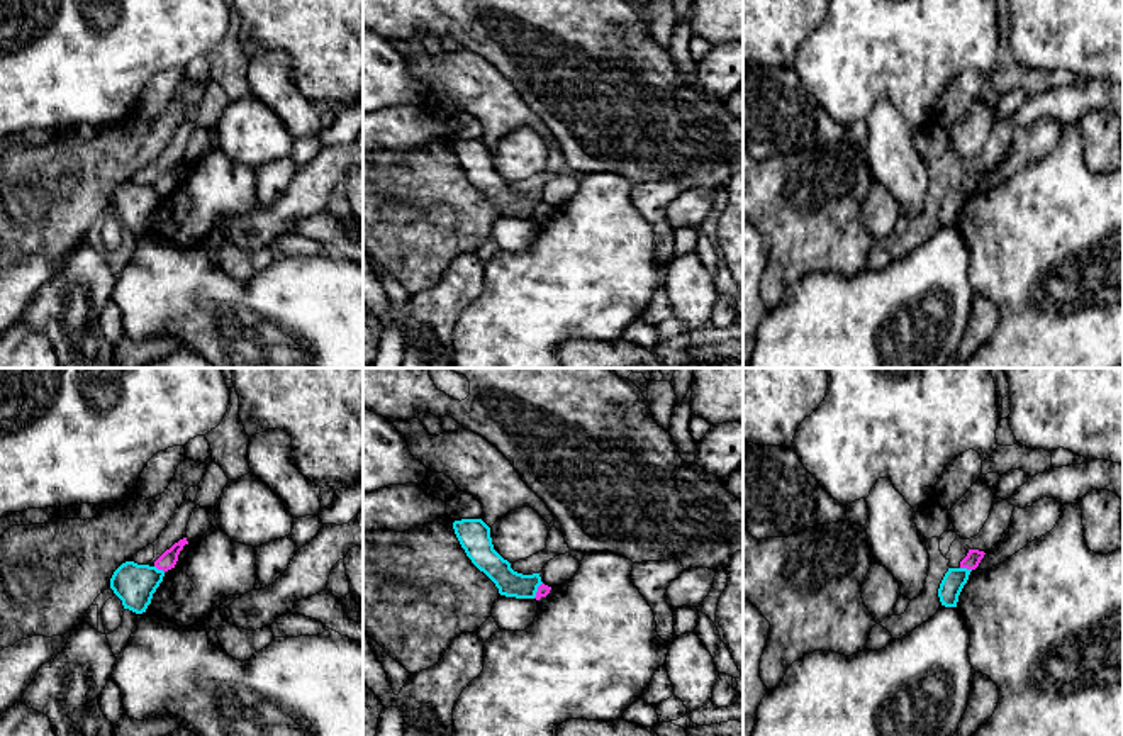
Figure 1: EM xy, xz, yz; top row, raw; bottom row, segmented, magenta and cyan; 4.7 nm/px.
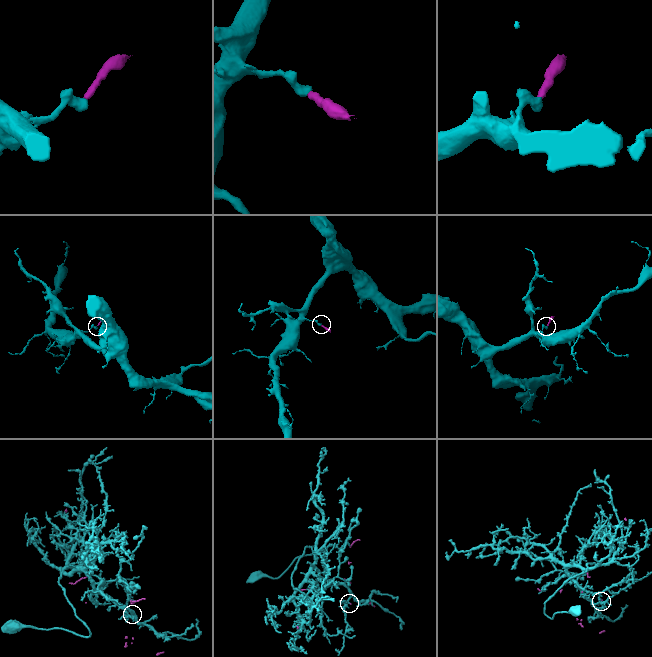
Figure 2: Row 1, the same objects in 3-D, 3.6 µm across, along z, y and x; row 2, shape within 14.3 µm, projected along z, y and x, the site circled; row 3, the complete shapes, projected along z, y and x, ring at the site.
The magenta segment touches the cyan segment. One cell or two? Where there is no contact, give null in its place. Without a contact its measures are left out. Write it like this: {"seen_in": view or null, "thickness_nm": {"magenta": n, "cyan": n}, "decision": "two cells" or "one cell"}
{"seen_in": "yz", "thickness_nm": {"magenta": 80, "cyan": 110}, "decision": "two cells"}

